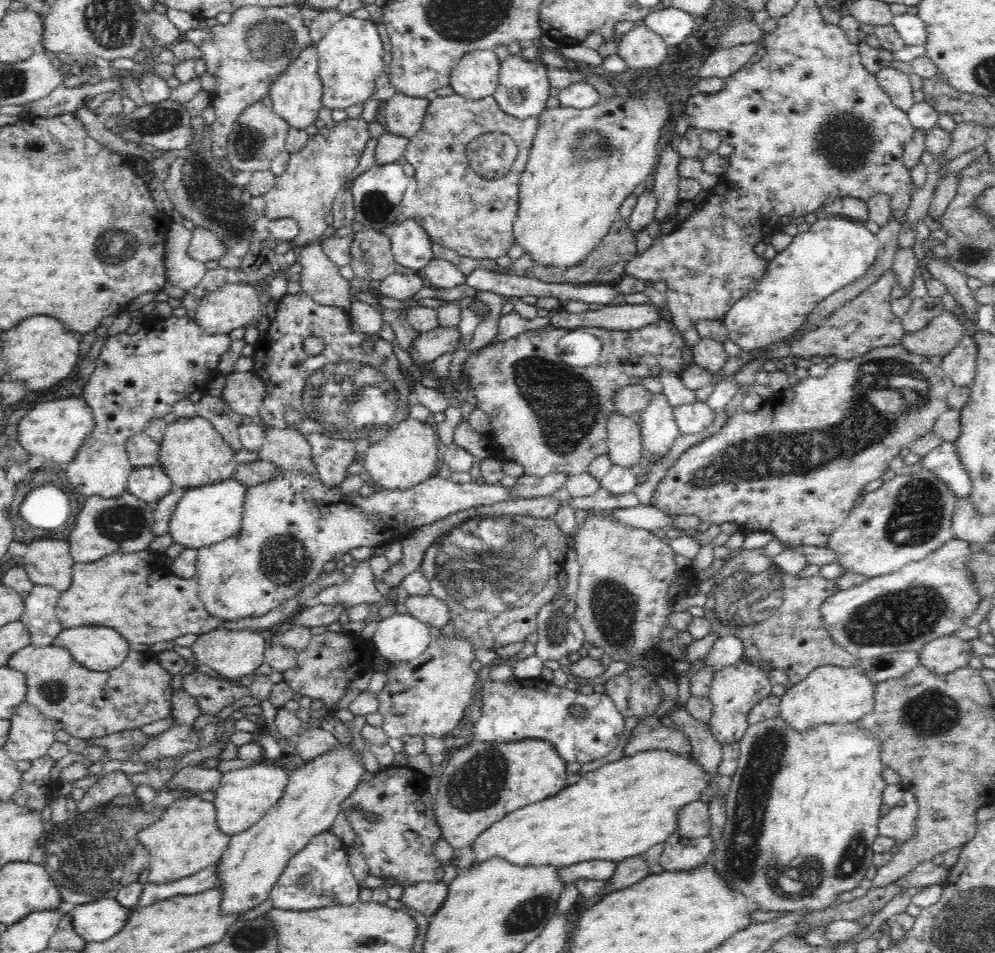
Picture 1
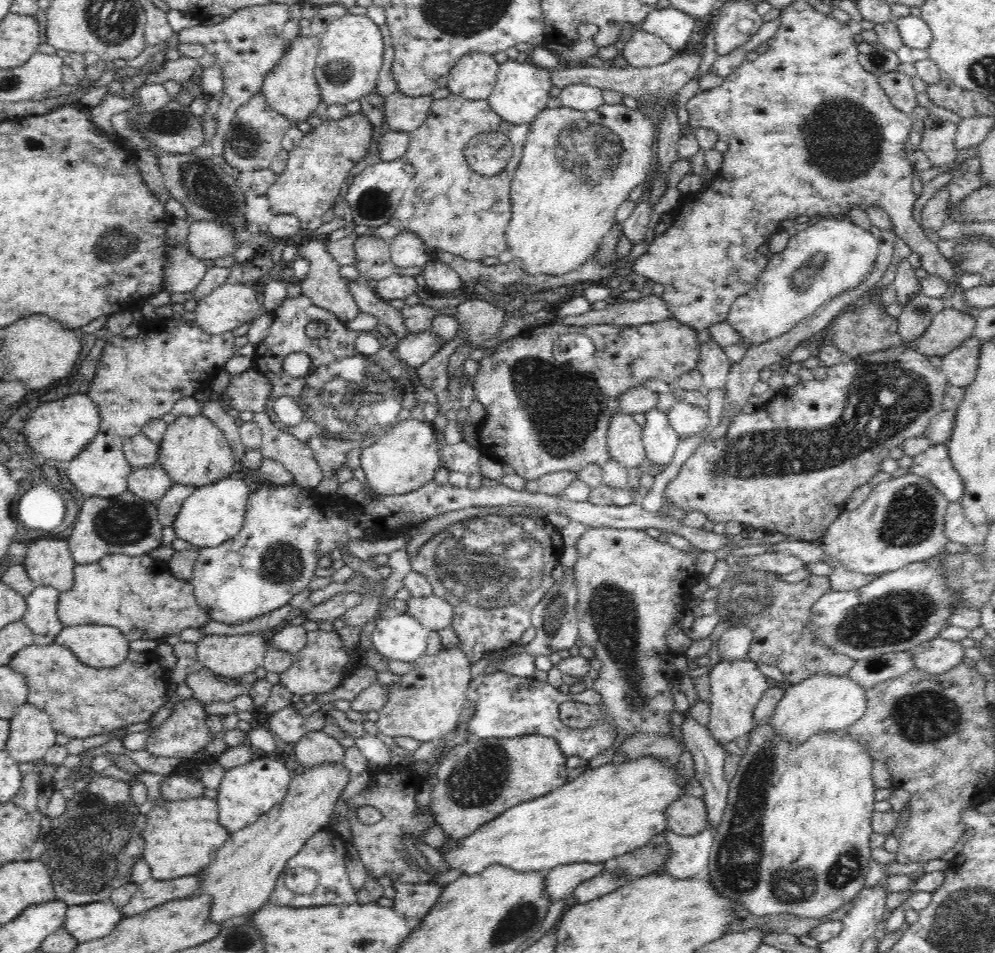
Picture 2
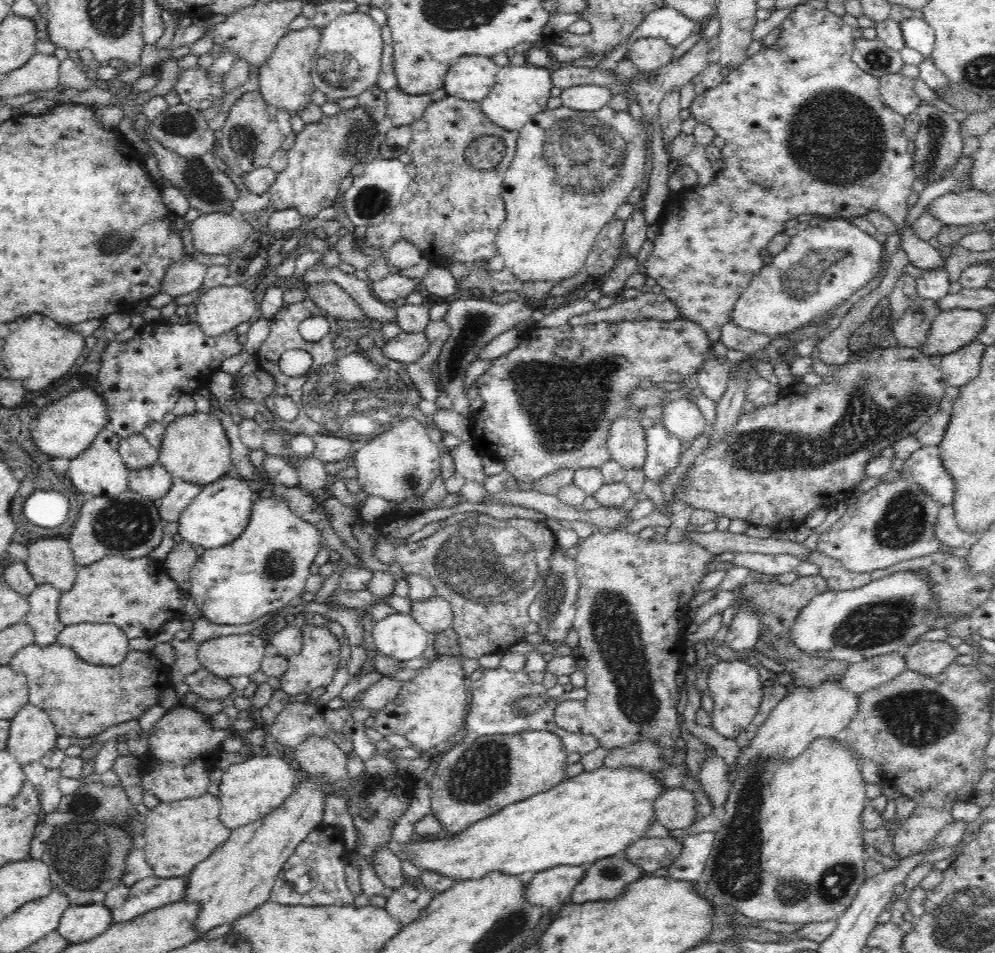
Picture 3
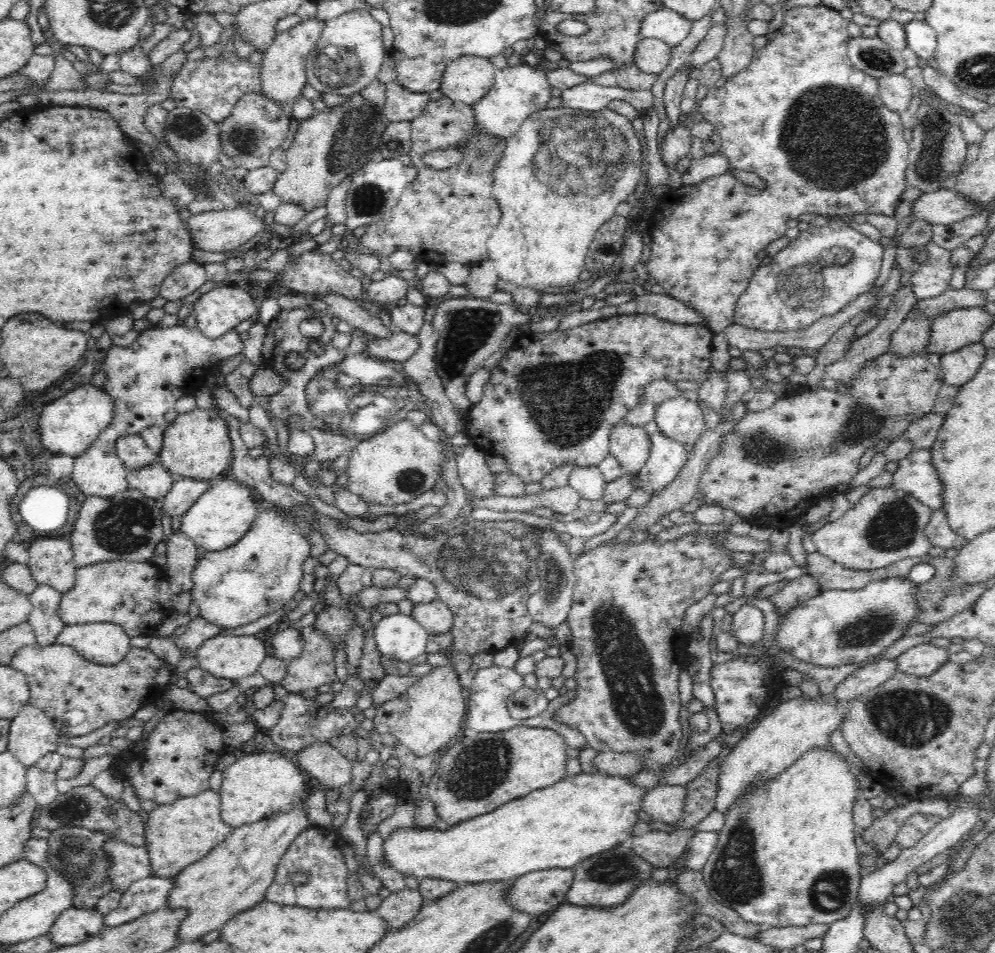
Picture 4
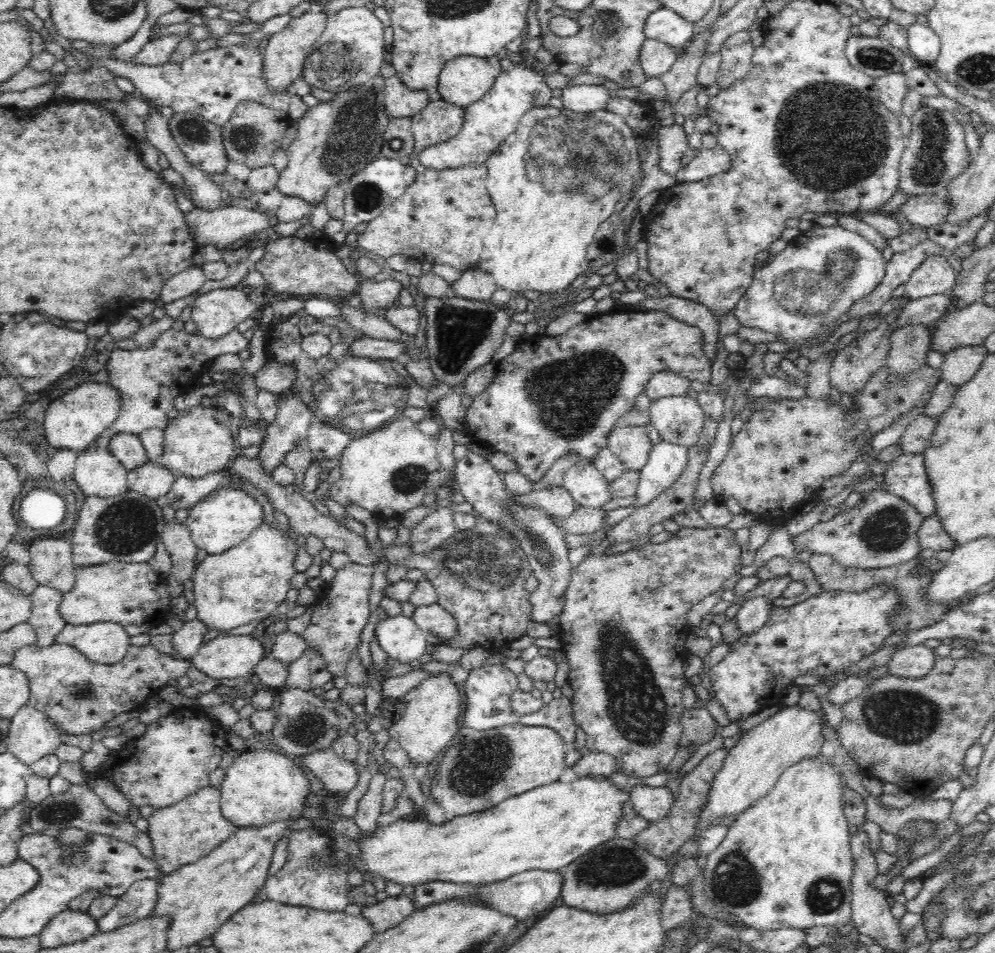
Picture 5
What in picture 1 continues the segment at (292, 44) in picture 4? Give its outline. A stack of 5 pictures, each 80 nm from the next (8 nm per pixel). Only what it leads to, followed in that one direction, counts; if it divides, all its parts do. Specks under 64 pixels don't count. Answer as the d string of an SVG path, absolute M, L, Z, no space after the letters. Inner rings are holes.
M308 45L303 51L272 81L269 97L272 99L274 111L286 123L300 130L314 124L319 111L323 107L323 82L318 74L319 58L317 45Z

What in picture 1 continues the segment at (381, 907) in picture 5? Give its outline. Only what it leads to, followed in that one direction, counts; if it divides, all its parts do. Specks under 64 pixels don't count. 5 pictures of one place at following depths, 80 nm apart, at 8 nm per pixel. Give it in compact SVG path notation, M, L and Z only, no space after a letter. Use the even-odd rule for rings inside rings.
M420 881L403 886L403 895L399 900L406 908L412 908L429 918L440 908L447 894L446 882Z

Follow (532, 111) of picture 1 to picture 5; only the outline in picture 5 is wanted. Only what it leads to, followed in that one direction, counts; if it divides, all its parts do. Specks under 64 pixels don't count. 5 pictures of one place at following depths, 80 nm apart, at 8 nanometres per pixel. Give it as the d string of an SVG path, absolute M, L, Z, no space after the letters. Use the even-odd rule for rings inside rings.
M522 63L511 71L501 71L486 96L463 108L461 129L451 139L424 149L419 156L420 162L426 168L436 170L482 166L500 143L516 130L522 116L532 108L548 106L550 98L552 88L546 84L543 73L534 71L531 65ZM534 92L537 92L537 97L532 95Z

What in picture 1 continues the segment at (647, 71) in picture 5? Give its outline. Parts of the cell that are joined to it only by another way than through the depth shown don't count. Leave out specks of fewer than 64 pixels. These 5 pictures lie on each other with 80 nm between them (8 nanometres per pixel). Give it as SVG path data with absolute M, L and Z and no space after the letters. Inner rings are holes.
M646 25L635 26L622 34L617 54L625 60L630 69L653 69L668 56L664 39Z

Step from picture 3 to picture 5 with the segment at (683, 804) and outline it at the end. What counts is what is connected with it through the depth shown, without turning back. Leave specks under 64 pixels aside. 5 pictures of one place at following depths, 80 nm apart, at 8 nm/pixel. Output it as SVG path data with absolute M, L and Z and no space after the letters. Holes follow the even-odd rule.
M637 785L630 790L630 804L639 818L654 822L670 814L676 799L664 785L662 787Z

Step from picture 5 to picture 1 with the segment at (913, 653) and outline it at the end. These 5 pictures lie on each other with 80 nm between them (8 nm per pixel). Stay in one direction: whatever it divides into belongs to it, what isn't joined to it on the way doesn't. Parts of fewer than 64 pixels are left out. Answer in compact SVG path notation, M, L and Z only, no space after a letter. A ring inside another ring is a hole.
M954 634L946 635L927 642L919 650L919 664L943 675L968 666L974 654L975 650L969 640L962 640Z

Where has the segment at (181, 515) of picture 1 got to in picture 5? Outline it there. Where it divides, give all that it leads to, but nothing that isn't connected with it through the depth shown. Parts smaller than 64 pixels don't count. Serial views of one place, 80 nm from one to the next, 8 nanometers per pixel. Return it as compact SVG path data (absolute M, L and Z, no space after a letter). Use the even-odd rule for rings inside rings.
M232 487L216 489L207 499L191 507L191 511L184 524L190 529L194 544L207 554L220 554L229 548L242 544L244 540L264 522L264 510L262 506L246 491Z

